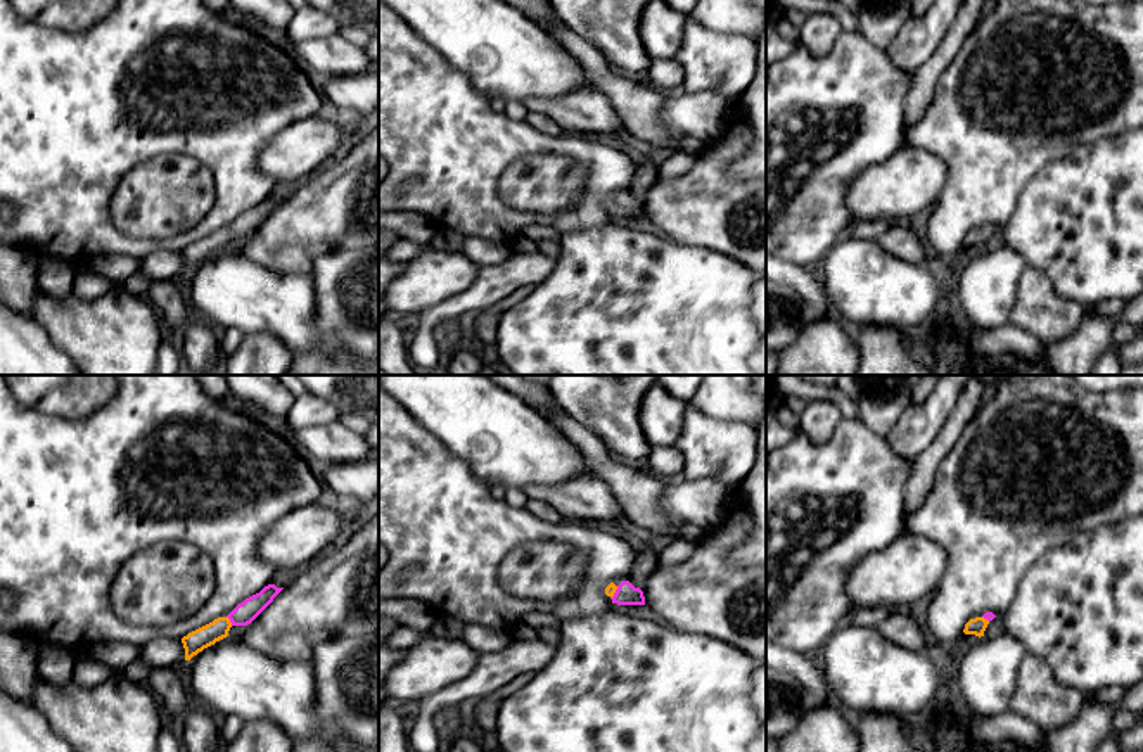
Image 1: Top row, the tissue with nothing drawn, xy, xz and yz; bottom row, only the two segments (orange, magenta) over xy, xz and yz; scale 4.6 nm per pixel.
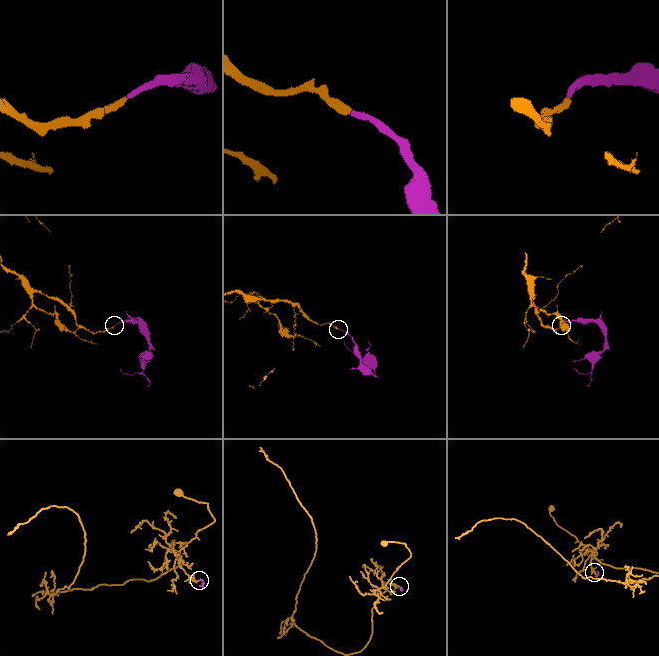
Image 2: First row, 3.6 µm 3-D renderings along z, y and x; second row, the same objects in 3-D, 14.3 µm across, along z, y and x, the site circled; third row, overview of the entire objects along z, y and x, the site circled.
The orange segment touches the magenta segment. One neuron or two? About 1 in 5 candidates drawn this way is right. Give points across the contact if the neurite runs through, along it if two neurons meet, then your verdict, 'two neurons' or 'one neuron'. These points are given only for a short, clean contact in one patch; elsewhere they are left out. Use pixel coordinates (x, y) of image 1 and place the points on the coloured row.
runs through xy (208, 635), (229, 621), (249, 609); one neuron

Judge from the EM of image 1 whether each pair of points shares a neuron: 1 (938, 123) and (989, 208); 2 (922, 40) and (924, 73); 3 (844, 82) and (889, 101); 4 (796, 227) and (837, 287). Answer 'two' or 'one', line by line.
1: one
2: two
3: one
4: two

